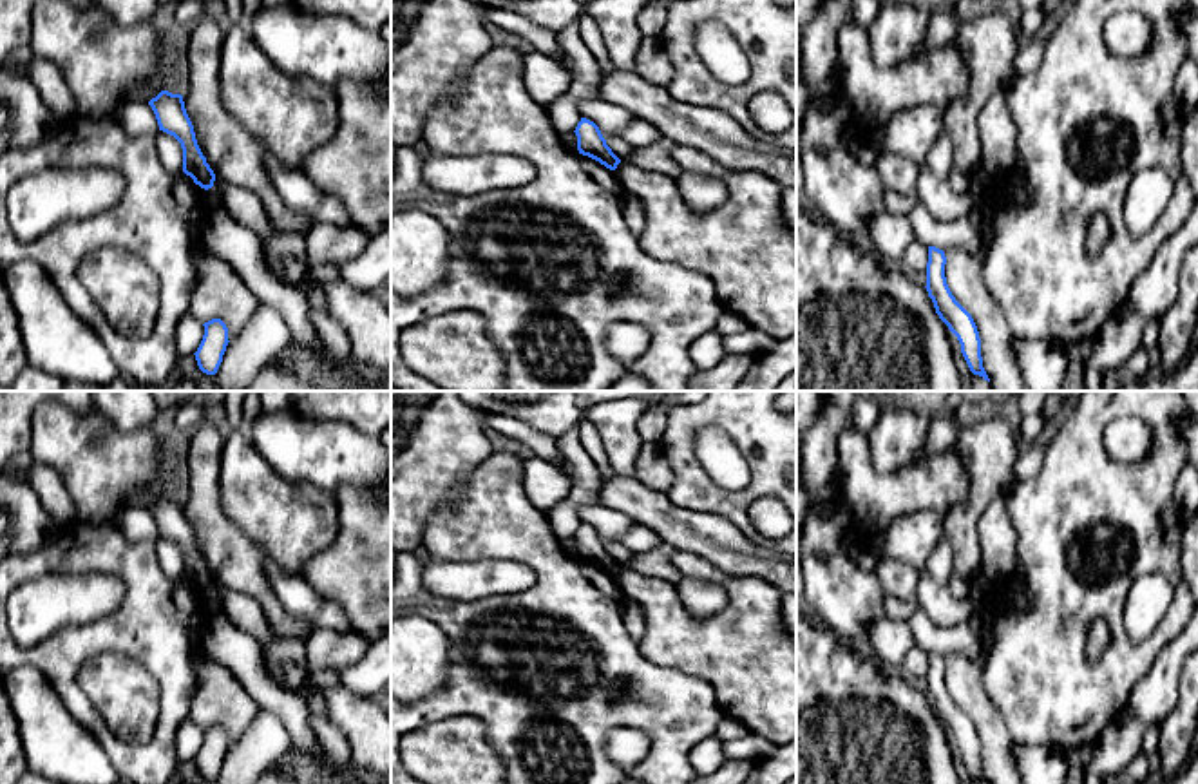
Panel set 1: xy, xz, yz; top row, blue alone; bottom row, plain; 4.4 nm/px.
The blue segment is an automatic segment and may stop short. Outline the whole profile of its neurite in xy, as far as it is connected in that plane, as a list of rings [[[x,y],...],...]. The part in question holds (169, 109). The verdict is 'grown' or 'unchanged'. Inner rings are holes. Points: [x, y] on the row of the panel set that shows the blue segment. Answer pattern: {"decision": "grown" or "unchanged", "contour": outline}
{"decision": "unchanged", "contour": [[[161,91],[148,101],[148,105],[156,114],[159,130],[174,136],[181,143],[183,172],[201,188],[212,188],[215,174],[197,145],[194,125],[186,114],[183,96]]]}

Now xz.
{"decision": "unchanged", "contour": [[[581,118],[574,132],[577,136],[579,154],[599,161],[610,170],[617,168],[621,159],[606,145],[606,139],[603,138],[599,127],[594,121]]]}

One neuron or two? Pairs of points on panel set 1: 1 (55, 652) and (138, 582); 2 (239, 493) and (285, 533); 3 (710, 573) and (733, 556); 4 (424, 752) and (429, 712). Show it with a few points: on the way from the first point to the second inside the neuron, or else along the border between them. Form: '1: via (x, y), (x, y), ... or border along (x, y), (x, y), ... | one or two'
1: via (80, 641), (104, 636), (133, 607) | one
2: via (250, 498), (274, 522) | one
3: border along (677, 549), (703, 556), (728, 578) | two
4: border along (469, 716), (431, 721), (409, 734) | two

